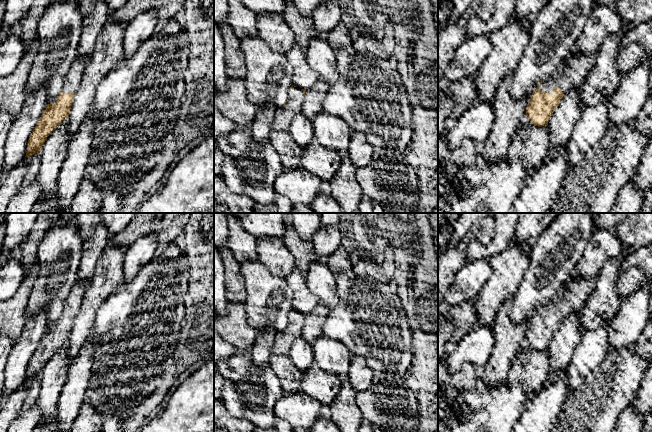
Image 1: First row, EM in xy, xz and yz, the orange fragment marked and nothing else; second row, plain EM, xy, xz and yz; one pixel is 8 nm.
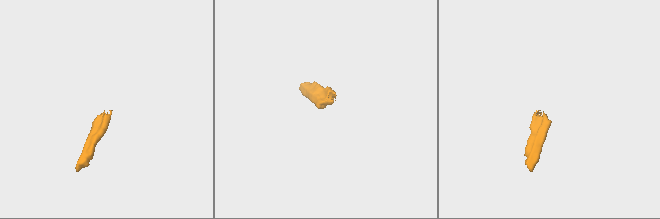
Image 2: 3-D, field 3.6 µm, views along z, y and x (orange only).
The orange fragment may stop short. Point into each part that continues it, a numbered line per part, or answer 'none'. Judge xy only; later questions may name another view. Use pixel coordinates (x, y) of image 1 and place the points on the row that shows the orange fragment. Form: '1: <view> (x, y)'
1: xy (72, 80)

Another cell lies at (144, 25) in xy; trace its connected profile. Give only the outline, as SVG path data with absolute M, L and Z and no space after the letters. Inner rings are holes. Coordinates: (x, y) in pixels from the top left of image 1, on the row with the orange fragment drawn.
M158 7L140 13L126 25L123 38L123 58L132 56L151 37L158 25Z

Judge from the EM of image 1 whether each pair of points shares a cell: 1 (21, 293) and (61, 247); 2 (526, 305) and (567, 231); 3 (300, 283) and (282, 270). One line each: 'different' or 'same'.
1: different
2: same
3: different

